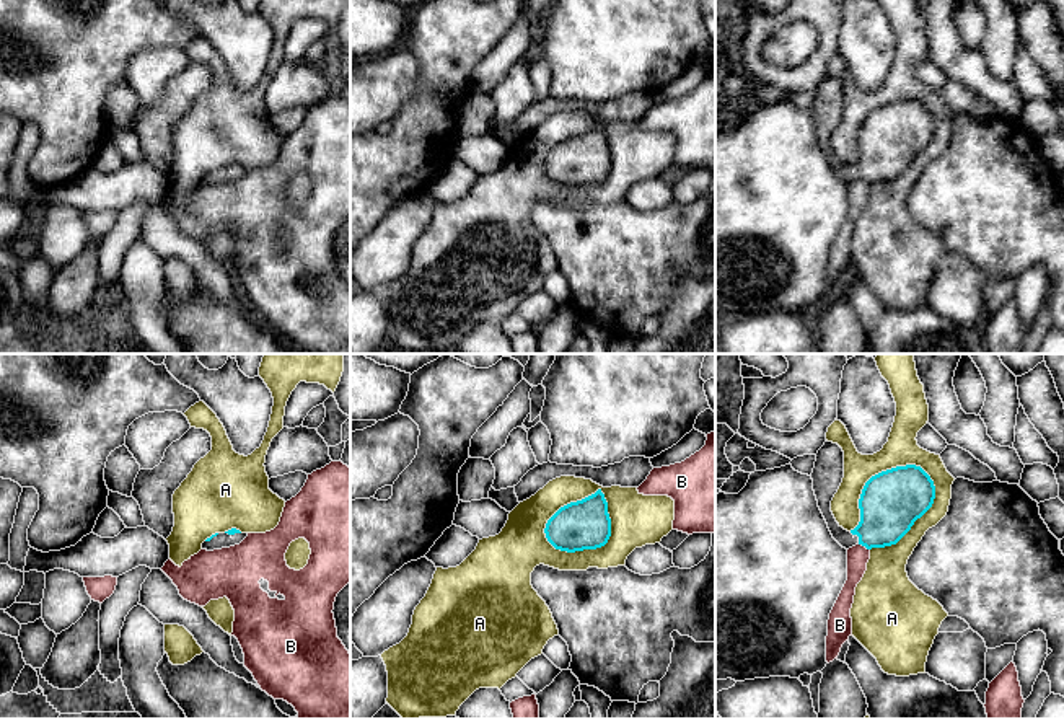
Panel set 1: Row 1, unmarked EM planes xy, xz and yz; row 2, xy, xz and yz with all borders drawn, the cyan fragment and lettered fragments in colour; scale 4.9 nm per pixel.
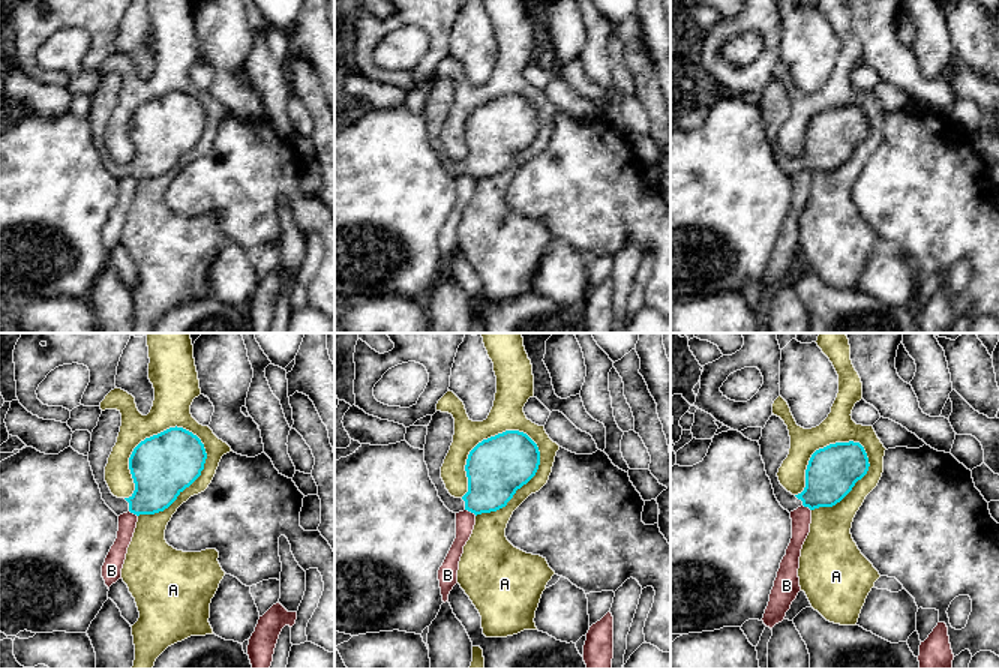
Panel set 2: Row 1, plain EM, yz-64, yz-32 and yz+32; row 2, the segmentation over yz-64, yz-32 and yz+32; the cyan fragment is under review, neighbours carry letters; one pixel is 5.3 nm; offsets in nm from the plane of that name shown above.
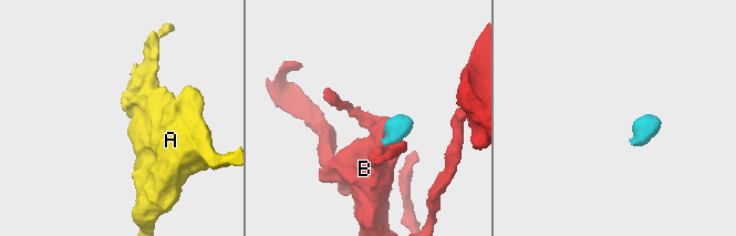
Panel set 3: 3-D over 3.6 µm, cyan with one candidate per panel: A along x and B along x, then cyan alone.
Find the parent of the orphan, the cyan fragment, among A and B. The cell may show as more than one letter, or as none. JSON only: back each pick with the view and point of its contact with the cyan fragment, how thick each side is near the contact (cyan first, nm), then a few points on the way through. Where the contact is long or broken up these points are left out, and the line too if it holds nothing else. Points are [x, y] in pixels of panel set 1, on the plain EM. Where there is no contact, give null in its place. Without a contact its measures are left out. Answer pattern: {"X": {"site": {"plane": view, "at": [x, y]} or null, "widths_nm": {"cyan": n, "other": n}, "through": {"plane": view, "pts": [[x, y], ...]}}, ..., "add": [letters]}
{"add": []}

